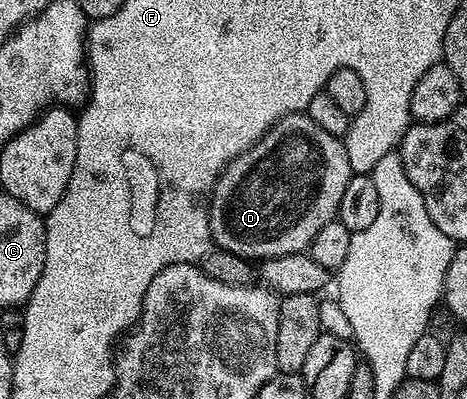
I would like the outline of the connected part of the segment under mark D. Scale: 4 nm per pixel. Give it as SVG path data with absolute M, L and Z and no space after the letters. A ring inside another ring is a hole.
M306 112L285 115L257 144L251 145L240 157L233 159L223 168L223 174L219 176L215 188L209 194L212 242L220 249L236 253L248 259L262 259L264 257L304 252L310 246L313 235L317 235L317 231L321 231L321 227L325 227L325 223L336 220L341 207L341 195L345 195L345 183L349 183L352 175L353 170L349 163L347 147L340 138L329 135L329 131L324 131L323 128L317 127L317 123L313 123L313 119L309 119Z

